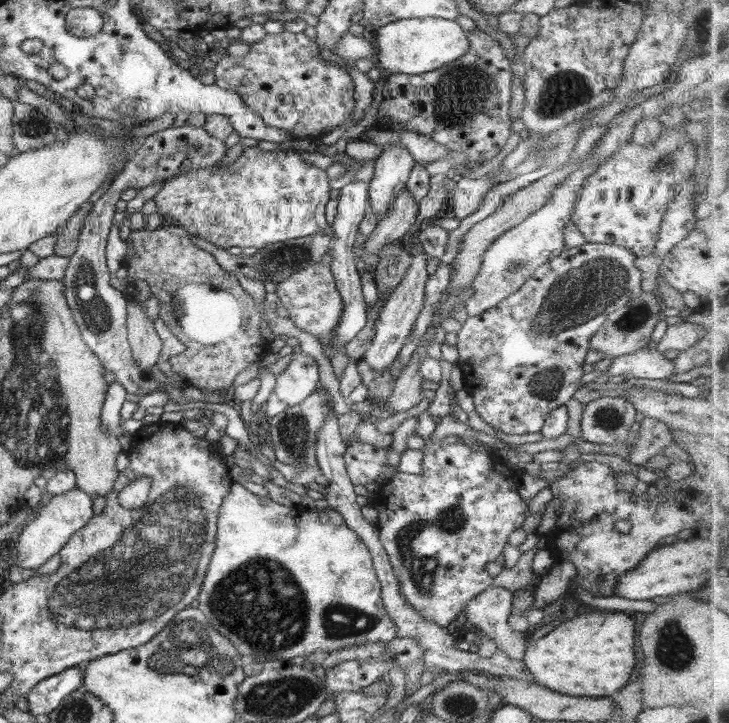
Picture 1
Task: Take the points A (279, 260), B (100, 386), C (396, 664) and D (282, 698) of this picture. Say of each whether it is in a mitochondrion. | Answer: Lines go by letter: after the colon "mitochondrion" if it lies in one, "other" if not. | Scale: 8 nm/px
A: mitochondrion
B: other
C: other
D: mitochondrion

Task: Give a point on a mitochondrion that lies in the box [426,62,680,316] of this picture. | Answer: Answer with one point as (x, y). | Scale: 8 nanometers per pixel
(455, 91)

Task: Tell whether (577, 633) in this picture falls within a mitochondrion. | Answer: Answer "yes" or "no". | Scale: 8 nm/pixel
no

